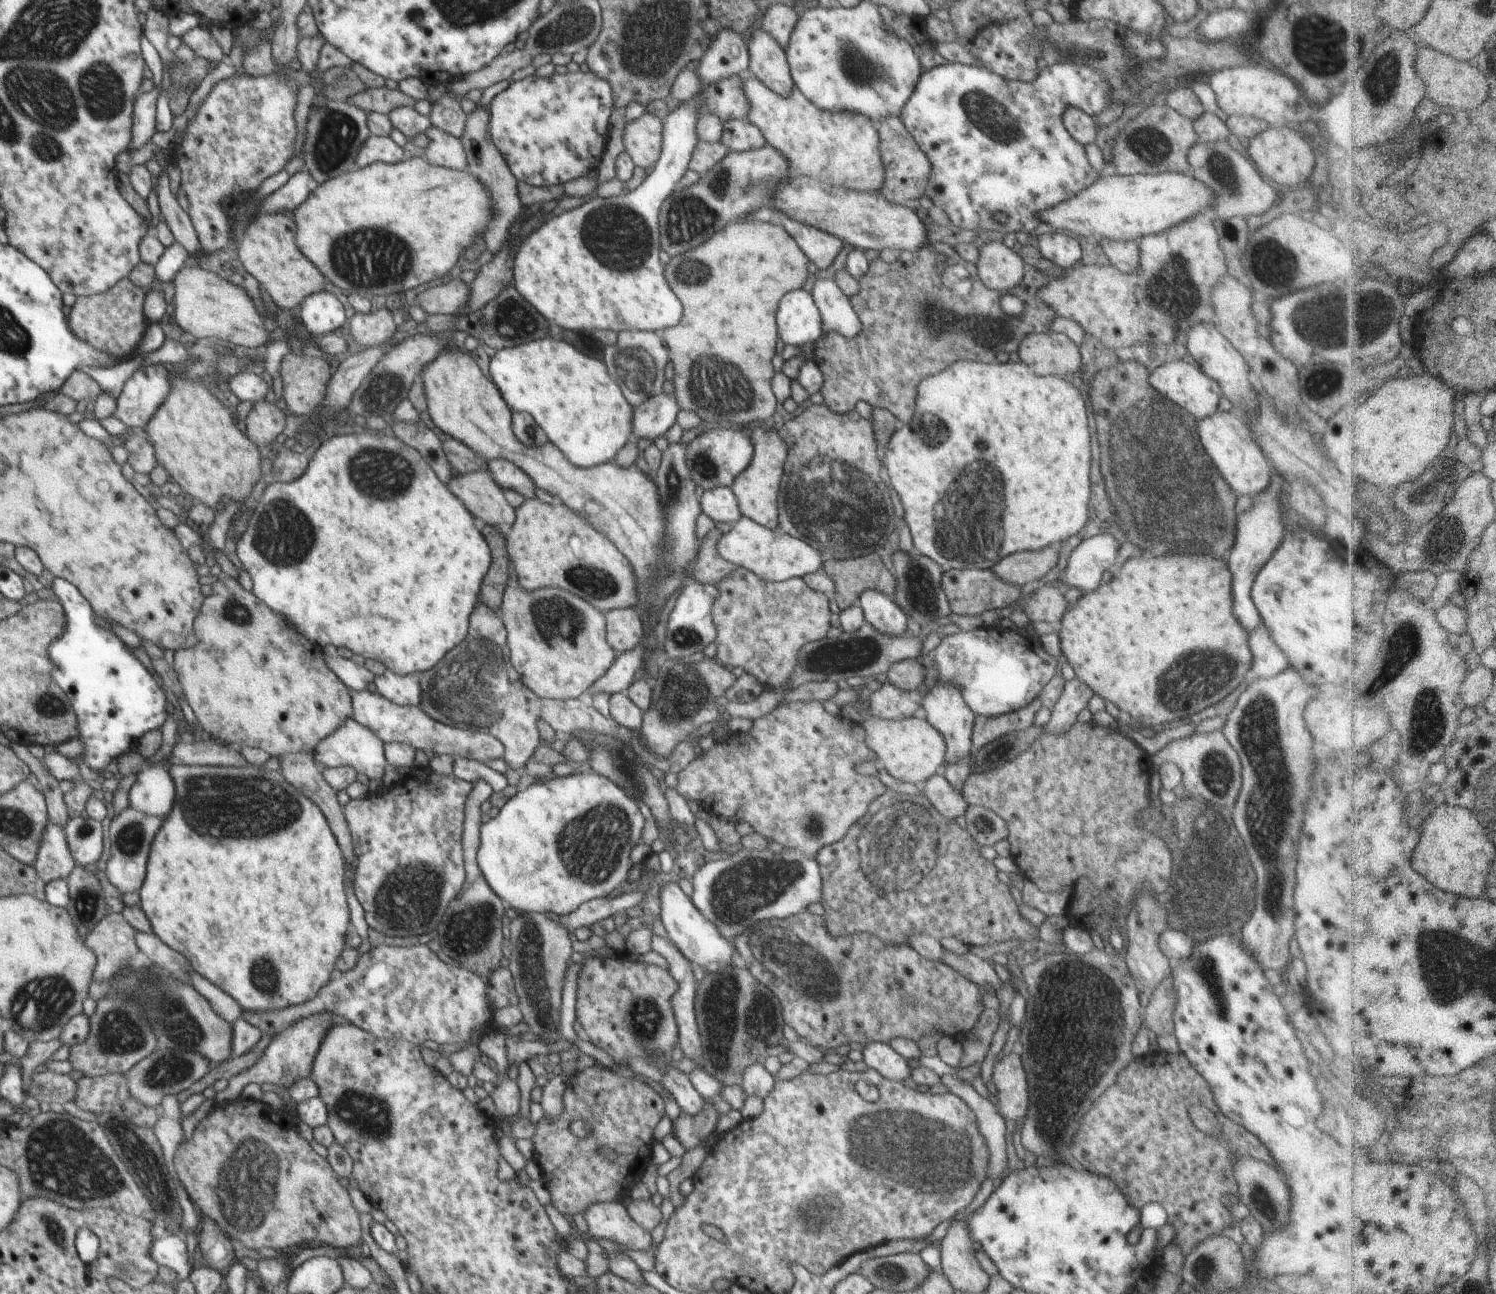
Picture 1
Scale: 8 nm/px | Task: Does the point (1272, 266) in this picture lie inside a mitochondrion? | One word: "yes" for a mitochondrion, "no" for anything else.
yes

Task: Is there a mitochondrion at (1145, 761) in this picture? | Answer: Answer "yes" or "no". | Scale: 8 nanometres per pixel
no

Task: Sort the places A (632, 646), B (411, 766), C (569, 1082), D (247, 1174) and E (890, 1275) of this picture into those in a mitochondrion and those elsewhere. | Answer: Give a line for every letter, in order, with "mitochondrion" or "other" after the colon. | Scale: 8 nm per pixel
A: other
B: other
C: other
D: mitochondrion
E: mitochondrion

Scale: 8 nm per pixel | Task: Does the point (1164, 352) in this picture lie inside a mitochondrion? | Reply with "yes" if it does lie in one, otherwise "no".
no

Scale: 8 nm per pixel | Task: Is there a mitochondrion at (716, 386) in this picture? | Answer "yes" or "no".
yes

